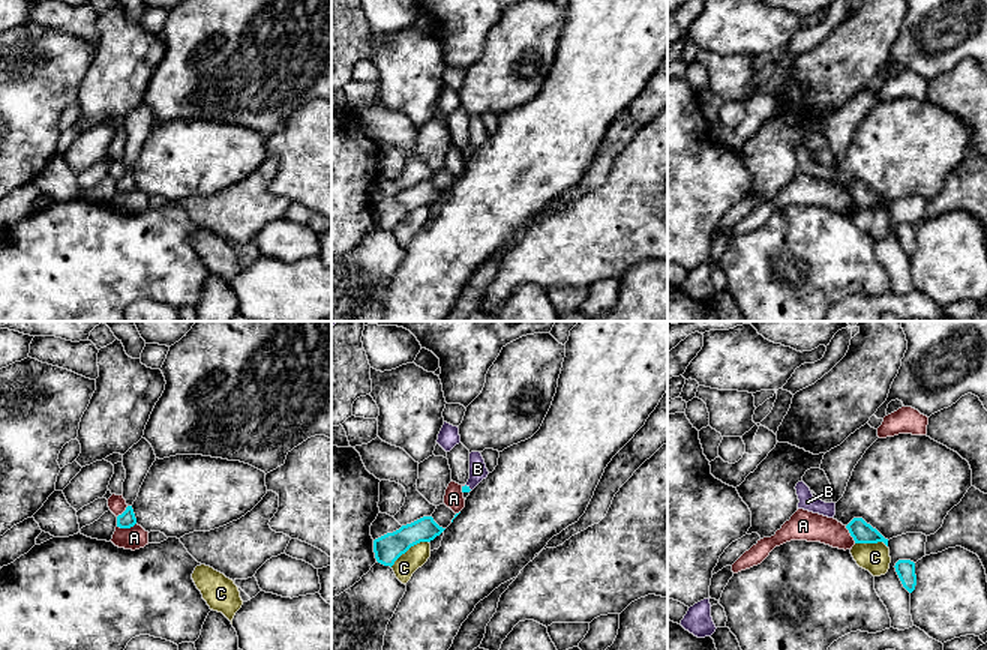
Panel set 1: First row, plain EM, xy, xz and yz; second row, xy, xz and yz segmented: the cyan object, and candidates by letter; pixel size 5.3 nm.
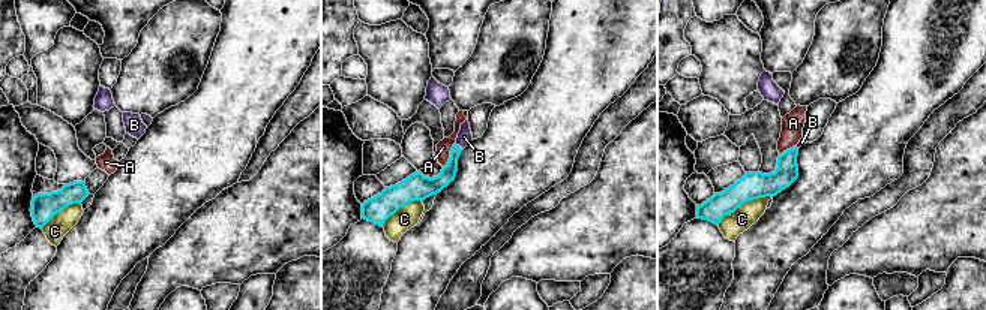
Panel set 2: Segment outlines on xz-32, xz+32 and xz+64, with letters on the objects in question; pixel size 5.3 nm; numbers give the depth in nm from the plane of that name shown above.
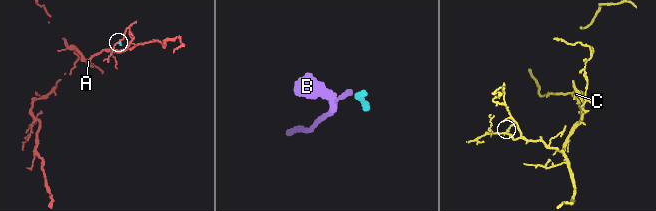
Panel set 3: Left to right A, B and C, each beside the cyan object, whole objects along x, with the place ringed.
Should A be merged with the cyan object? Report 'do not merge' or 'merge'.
do not merge

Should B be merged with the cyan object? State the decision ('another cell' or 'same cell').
same cell

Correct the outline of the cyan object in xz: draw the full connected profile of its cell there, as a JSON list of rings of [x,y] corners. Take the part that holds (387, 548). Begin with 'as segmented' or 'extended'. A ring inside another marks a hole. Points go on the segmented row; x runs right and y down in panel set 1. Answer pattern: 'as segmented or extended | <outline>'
as segmented | [[[423,516],[411,524],[402,525],[374,540],[374,552],[378,563],[393,566],[394,561],[411,546],[430,542],[446,528],[440,527],[432,516]]]

